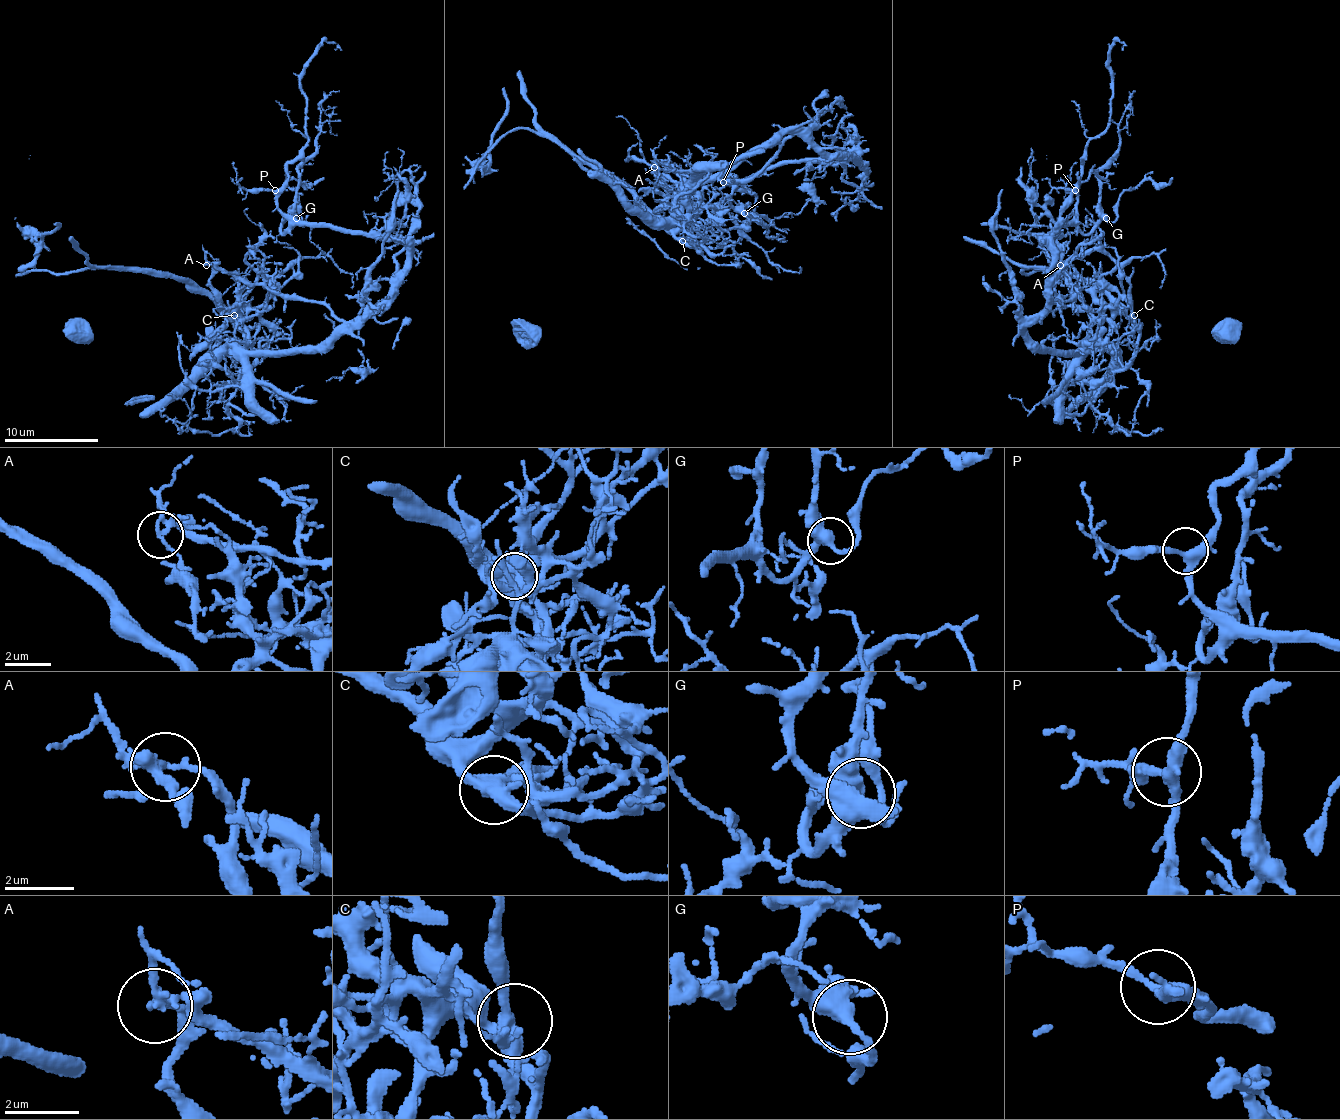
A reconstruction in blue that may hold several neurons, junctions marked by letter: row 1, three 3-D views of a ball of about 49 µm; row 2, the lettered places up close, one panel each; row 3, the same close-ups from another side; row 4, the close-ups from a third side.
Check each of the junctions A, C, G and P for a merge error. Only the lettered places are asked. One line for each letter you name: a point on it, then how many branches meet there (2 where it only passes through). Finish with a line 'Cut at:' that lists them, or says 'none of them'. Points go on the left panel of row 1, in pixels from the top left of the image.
A: at (206, 265); 3 branches meet
Cut at: A

